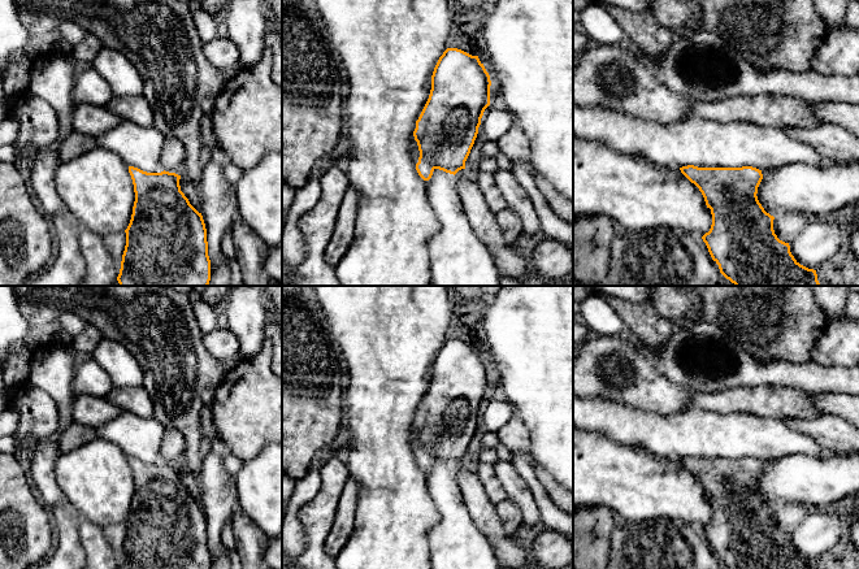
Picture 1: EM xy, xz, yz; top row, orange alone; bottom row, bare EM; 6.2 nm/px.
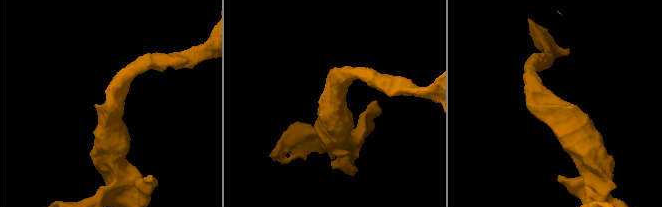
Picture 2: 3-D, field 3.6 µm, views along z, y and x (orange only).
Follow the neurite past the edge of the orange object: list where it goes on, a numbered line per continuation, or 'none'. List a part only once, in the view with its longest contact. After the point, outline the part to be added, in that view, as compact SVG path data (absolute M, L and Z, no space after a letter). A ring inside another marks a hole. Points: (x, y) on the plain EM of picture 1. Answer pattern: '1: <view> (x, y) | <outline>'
1: xz (415, 443) | M415 430L411 435L411 447L412 447L413 455L416 456L418 453L420 442L418 442L417 433Z

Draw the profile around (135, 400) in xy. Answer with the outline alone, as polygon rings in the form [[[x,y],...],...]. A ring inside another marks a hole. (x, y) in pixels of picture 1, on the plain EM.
[[[144,386],[113,387],[105,399],[120,411],[127,411],[142,418],[153,417],[153,403]]]

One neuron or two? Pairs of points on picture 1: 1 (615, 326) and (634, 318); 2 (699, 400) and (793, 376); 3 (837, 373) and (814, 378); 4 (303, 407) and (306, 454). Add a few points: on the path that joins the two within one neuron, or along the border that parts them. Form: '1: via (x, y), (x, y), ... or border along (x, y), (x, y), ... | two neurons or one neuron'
1: border along (604, 299), (620, 317), (627, 333) | two neurons
2: border along (786, 385), (743, 385), (727, 390) | two neurons
3: via (832, 378), (819, 378) | one neuron
4: via (303, 418), (303, 442) | one neuron

